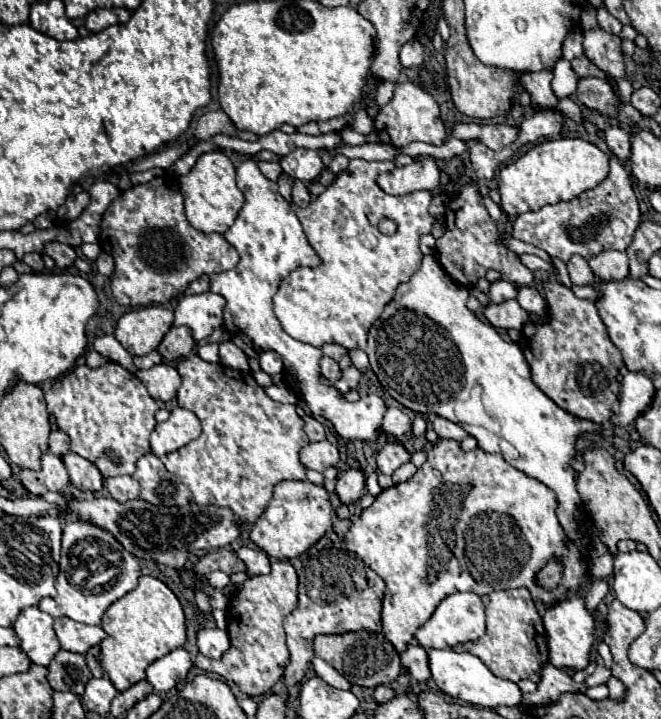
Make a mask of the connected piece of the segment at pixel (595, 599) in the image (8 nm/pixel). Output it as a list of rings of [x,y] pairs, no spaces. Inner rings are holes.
[[[594,580],[592,586],[588,588],[584,600],[586,600],[586,606],[590,612],[596,612],[596,606],[600,604],[600,600],[604,598],[604,594],[608,594],[608,584],[604,580]]]

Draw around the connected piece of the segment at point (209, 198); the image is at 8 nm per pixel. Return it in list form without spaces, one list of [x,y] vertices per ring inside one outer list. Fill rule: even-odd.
[[[216,150],[202,154],[188,176],[180,178],[180,188],[184,194],[186,218],[200,232],[224,234],[236,220],[240,208],[244,206],[244,194],[236,186],[236,170],[230,158]]]

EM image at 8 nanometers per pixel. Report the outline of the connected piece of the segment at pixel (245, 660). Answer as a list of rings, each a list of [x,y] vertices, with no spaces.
[[[274,560],[270,574],[246,578],[230,596],[226,608],[230,636],[228,652],[222,654],[220,660],[212,660],[206,658],[204,654],[198,654],[194,664],[206,672],[214,672],[218,676],[224,676],[226,680],[232,680],[244,694],[252,698],[270,694],[272,686],[282,678],[282,672],[290,662],[282,620],[296,608],[296,604],[298,604],[296,570],[292,568],[290,562]]]

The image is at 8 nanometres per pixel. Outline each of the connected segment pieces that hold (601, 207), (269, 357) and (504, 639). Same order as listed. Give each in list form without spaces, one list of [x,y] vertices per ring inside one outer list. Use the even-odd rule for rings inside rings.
[[[612,154],[610,166],[610,176],[594,190],[586,190],[578,198],[558,202],[556,206],[544,206],[538,212],[520,214],[514,222],[512,236],[546,250],[550,256],[556,256],[562,262],[568,262],[574,254],[588,260],[610,248],[626,250],[634,230],[638,228],[640,210],[622,160]]]
[[[262,352],[258,364],[260,364],[262,372],[266,372],[266,374],[270,374],[270,376],[280,374],[280,372],[282,372],[282,366],[284,366],[284,364],[282,364],[282,358],[278,358],[278,354],[274,354],[274,352]]]
[[[514,588],[514,590],[500,590],[492,592],[488,596],[482,596],[482,602],[486,606],[486,632],[482,638],[474,642],[464,642],[456,650],[470,652],[478,656],[494,676],[520,682],[524,678],[538,682],[540,680],[540,668],[548,664],[548,648],[544,644],[544,626],[542,618],[536,610],[536,604],[526,588]]]

